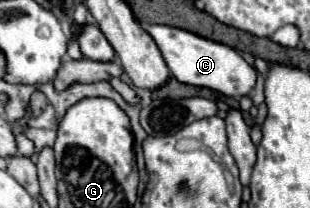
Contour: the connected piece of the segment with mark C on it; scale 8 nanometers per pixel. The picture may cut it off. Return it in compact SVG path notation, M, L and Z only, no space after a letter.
M147 25L145 29L155 39L165 63L169 65L171 75L177 81L195 85L195 87L207 87L207 89L219 91L227 97L243 97L253 91L253 87L257 83L257 69L253 65L249 65L233 47L205 39L201 35L195 35L195 33L179 29L179 27Z

